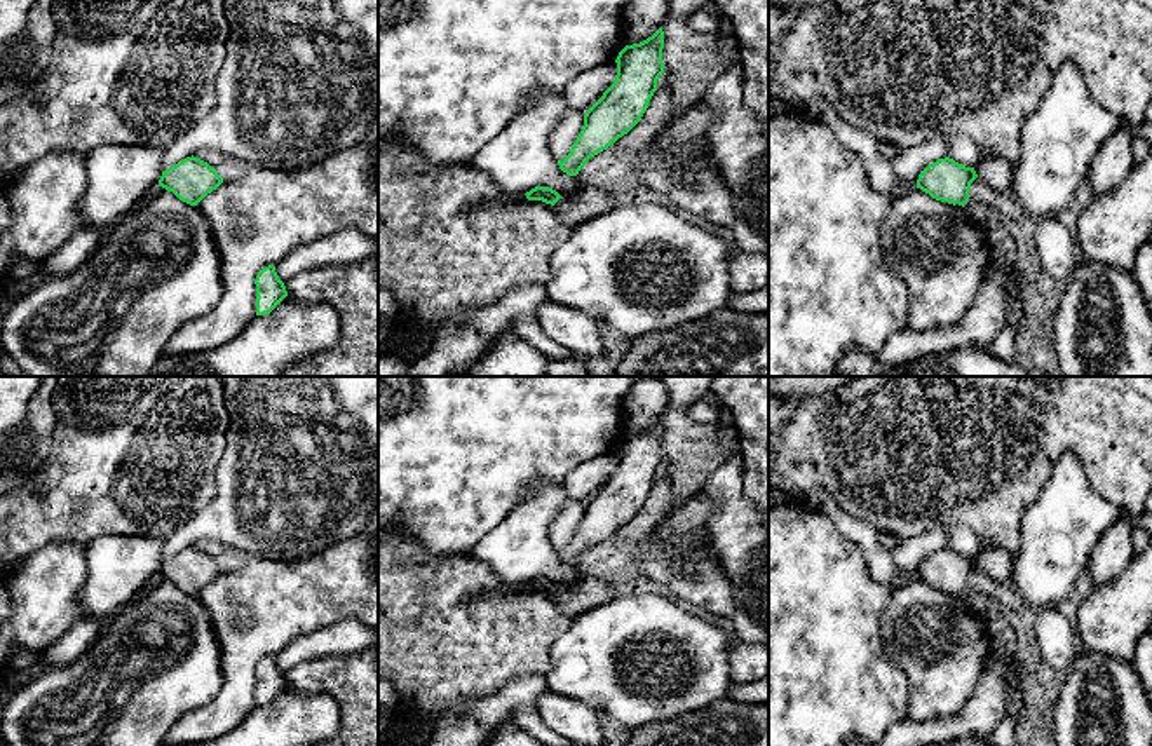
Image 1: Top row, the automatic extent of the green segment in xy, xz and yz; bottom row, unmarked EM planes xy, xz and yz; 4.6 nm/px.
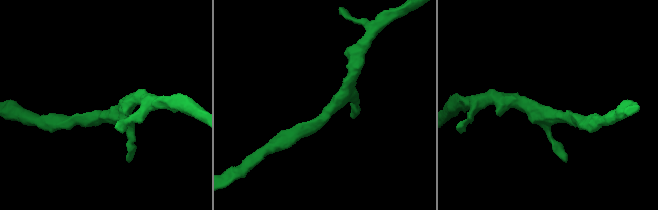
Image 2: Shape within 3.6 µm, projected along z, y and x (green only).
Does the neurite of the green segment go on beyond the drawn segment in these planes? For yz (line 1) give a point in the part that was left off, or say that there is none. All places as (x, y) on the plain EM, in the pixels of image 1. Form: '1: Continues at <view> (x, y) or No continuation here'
1: No continuation here

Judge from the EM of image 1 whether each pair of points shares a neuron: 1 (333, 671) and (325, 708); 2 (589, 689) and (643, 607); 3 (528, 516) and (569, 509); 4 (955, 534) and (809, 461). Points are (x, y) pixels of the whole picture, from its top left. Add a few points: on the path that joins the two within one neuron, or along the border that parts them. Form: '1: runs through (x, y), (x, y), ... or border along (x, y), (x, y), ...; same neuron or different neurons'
1: border along (288, 685), (328, 694), (338, 705), (340, 727); different neurons
2: runs through (596, 668), (630, 628); same neuron
3: border along (570, 499), (548, 522), (548, 539), (556, 551); different neurons
4: border along (947, 530), (955, 525), (966, 525), (982, 544); different neurons

